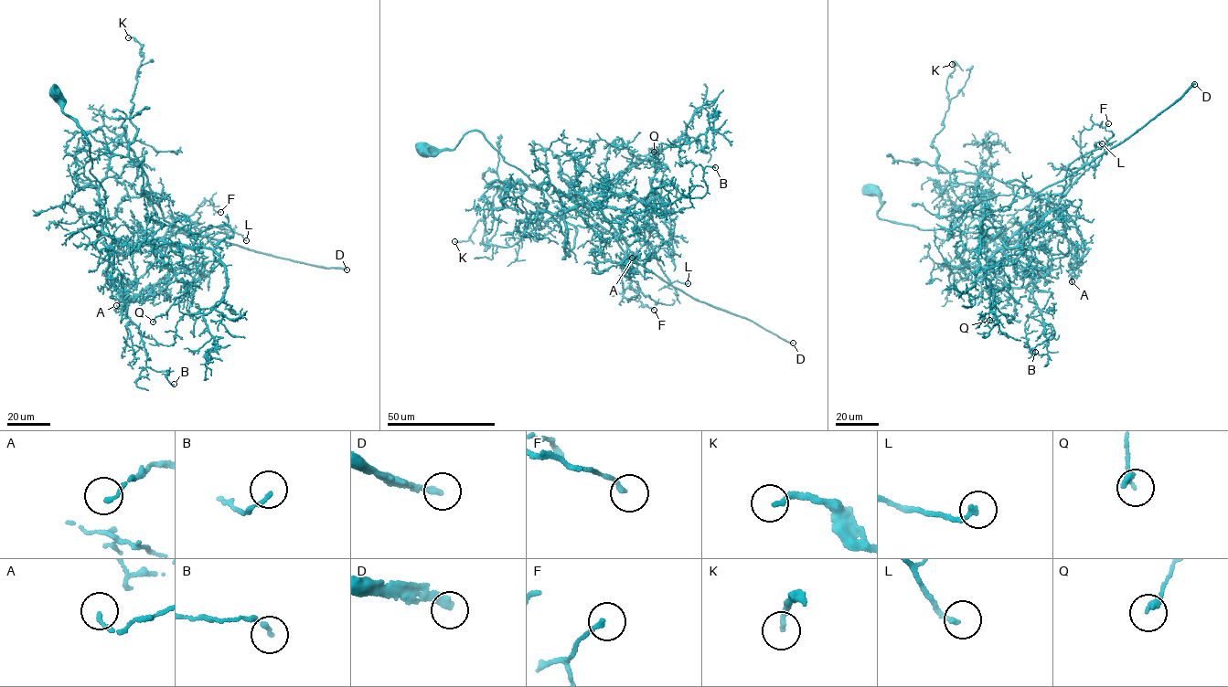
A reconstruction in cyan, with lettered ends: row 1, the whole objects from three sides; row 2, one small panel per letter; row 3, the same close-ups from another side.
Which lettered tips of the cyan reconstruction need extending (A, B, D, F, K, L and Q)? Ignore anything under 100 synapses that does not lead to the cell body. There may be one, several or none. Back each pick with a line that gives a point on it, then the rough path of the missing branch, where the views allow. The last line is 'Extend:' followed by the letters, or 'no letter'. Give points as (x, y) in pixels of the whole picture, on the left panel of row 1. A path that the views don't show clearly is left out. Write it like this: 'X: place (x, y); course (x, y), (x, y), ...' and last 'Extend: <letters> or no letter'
D: place (347, 269)
Extend: D

